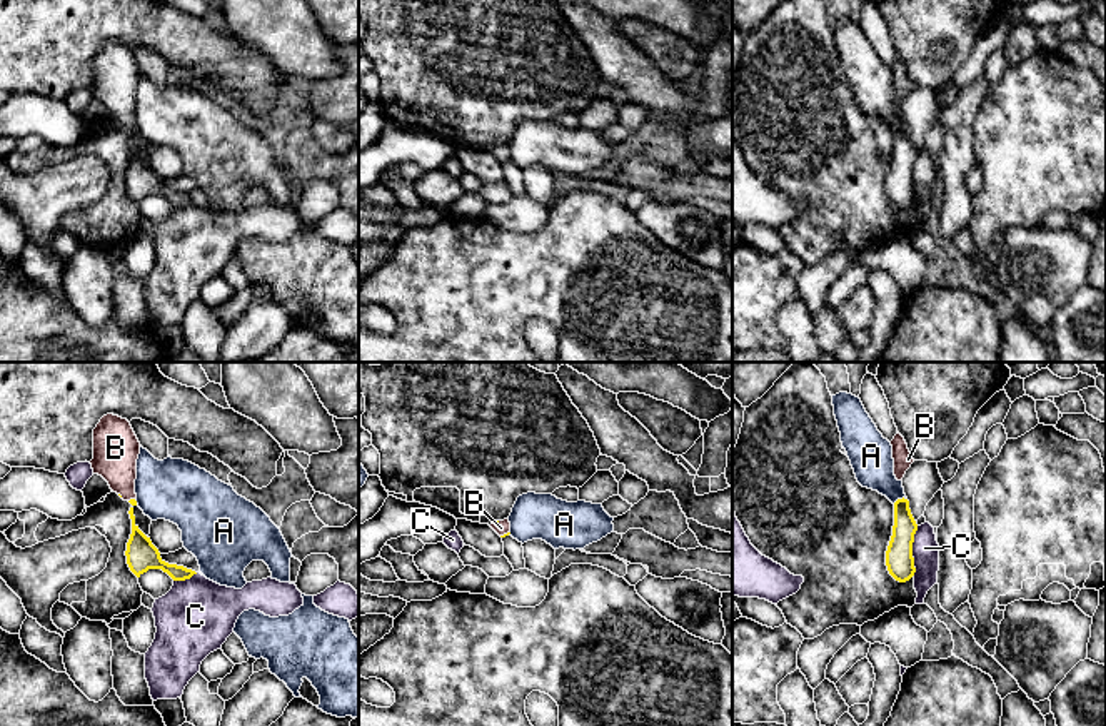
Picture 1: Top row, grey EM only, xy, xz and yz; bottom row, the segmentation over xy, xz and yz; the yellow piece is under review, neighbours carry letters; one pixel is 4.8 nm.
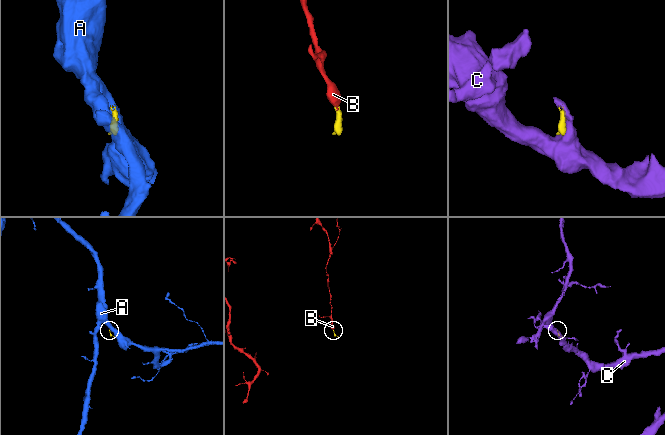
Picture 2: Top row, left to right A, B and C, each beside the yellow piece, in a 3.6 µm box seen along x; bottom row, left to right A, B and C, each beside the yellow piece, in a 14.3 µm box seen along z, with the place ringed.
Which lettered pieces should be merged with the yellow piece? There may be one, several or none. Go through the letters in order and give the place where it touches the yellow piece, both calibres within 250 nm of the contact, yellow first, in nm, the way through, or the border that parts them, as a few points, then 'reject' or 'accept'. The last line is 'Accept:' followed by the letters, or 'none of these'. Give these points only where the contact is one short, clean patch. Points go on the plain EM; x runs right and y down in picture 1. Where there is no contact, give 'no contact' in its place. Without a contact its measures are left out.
A: yz (899, 126) | 130/200 nm | along yz (906, 124), (898, 124), (893, 129) | reject
B: xz (504, 161) | 20/70 nm | across xz (507, 159), (504, 161), (501, 154) | accept
C: yz (911, 177) | 140/130 nm | along yz (918, 152), (913, 162), (913, 201) | reject
Accept: B

